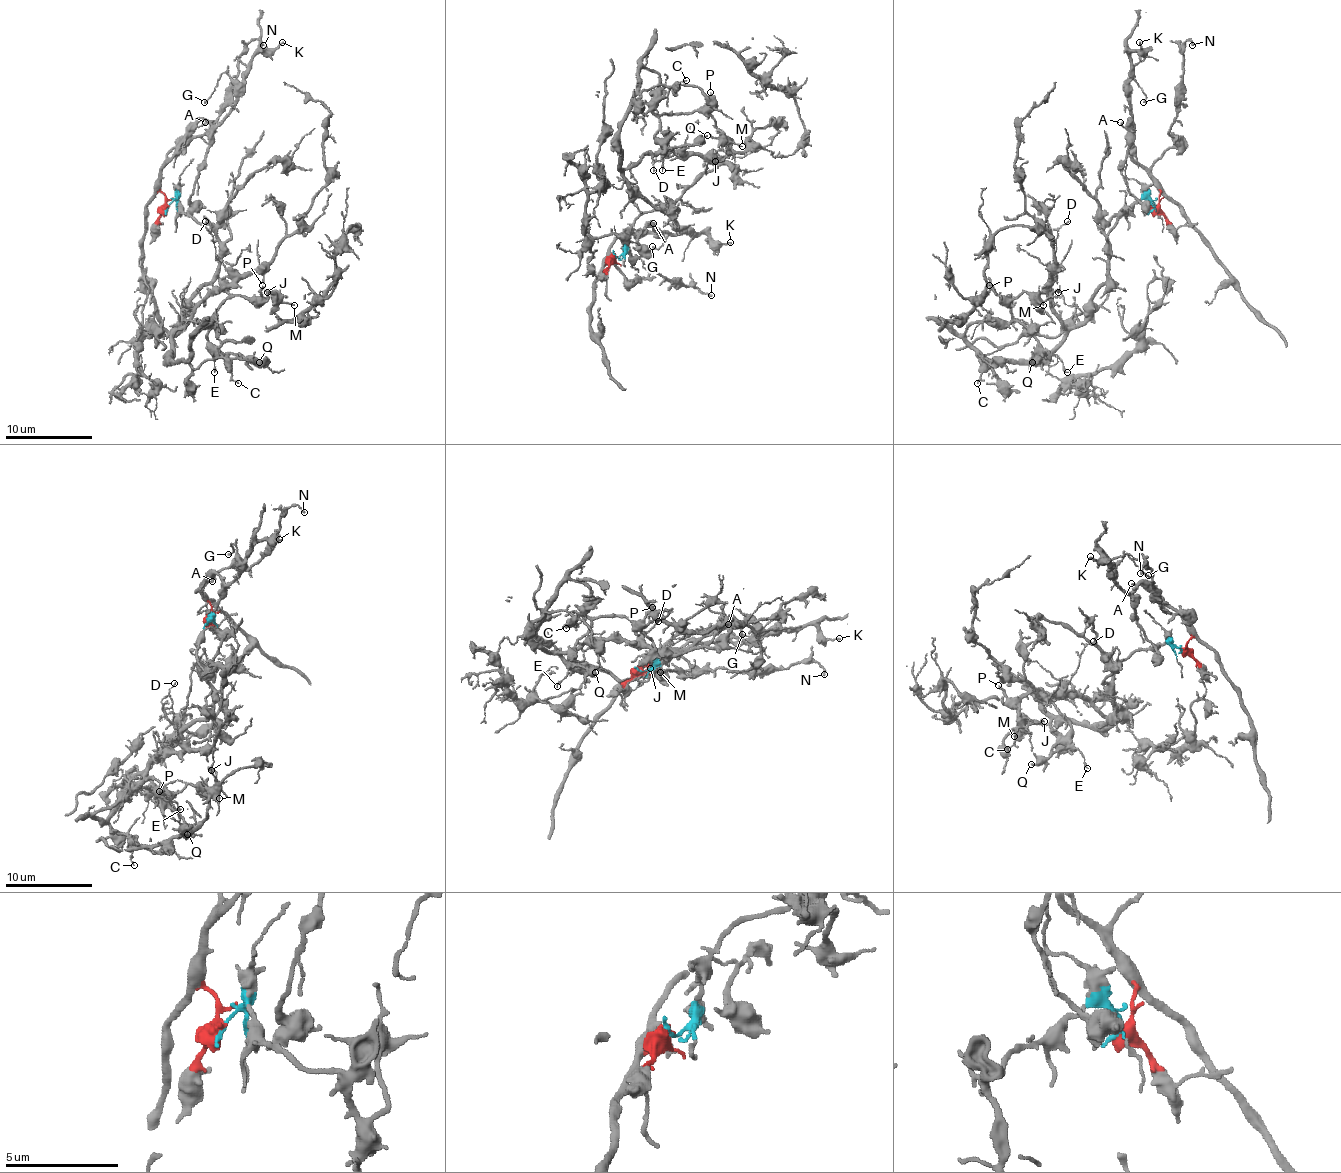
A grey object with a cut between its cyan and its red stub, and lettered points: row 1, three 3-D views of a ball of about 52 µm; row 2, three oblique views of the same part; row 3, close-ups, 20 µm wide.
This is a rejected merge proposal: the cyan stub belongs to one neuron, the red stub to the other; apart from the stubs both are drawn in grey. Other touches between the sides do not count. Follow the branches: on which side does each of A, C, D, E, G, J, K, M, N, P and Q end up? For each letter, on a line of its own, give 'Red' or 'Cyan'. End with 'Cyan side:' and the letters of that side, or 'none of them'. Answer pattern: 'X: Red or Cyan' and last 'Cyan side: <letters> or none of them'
A: Red
C: Cyan
D: Cyan
E: Cyan
G: Red
J: Cyan
K: Red
M: Cyan
N: Red
P: Cyan
Q: Cyan
Cyan side: C, D, E, J, M, P, Q

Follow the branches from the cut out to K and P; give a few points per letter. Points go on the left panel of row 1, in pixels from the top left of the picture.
K: (166, 209), (160, 168), (201, 120), (219, 122), (234, 104), (247, 63), (258, 52), (271, 52), (282, 41)
P: (166, 209), (177, 198), (219, 242), (219, 273), (180, 317), (171, 360), (186, 360), (228, 299), (263, 286)

